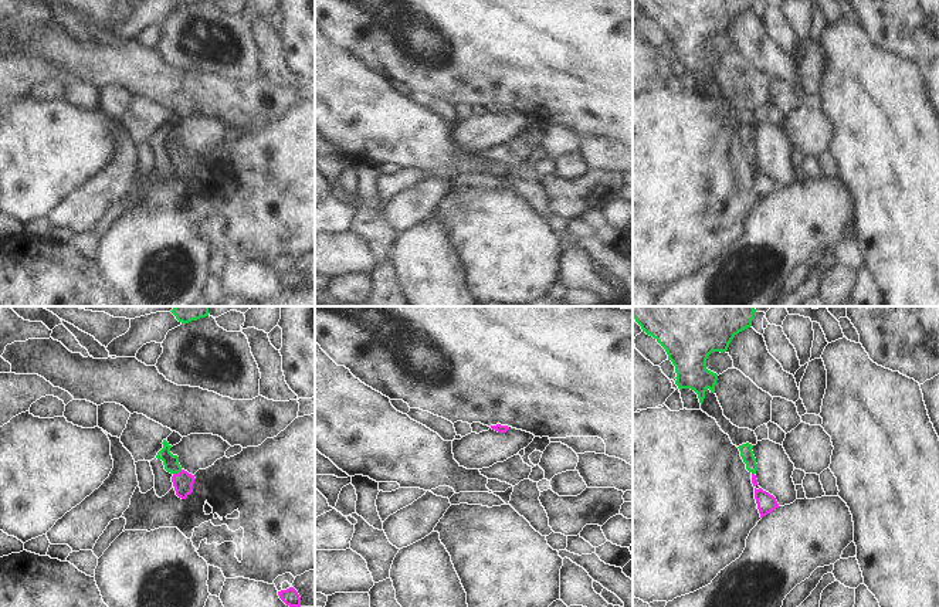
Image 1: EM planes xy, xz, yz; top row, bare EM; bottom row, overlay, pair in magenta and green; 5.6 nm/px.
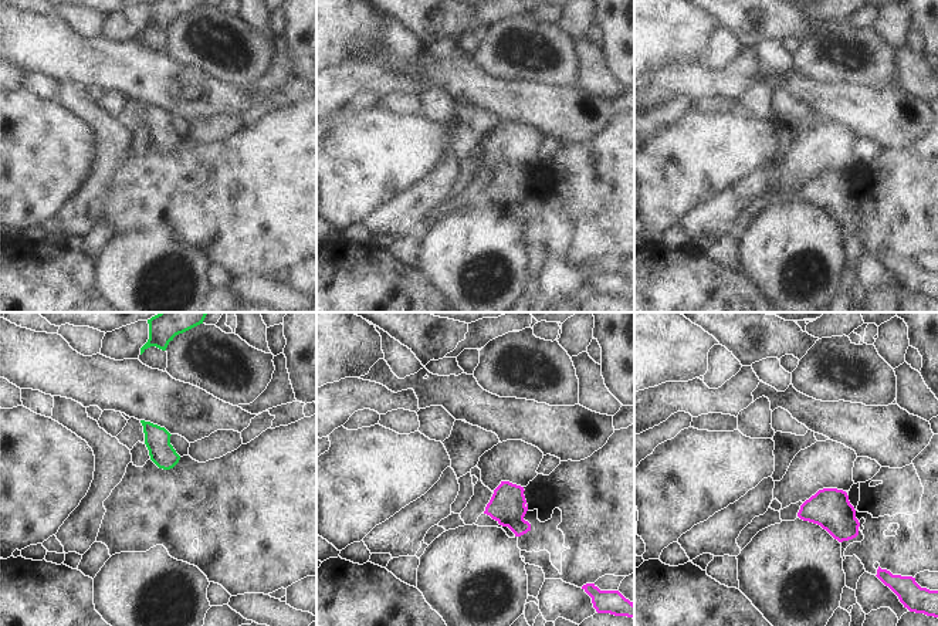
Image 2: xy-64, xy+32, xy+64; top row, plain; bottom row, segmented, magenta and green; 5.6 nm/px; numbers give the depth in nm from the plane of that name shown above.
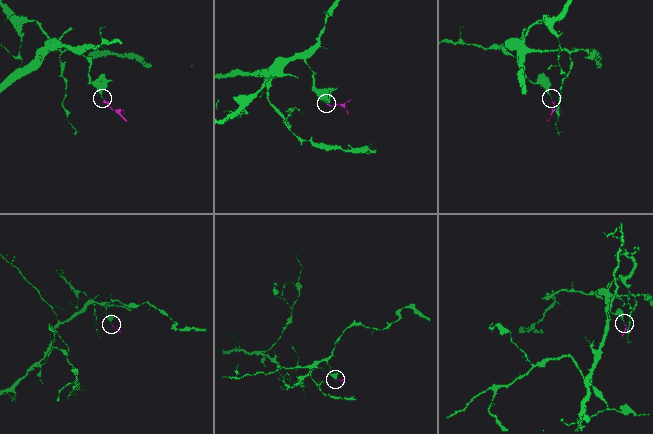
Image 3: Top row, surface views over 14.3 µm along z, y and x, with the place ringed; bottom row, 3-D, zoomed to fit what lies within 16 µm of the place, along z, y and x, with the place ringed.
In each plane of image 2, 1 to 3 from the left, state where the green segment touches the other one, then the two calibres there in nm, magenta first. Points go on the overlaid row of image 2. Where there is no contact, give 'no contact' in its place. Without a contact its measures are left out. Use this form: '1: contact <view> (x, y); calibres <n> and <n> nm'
1: no contact
2: no contact
3: no contact

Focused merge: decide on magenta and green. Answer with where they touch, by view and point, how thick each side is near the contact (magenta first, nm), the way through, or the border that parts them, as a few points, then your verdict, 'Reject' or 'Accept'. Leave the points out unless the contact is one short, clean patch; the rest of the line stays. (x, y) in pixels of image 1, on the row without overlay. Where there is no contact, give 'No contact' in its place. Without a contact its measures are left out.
Touches magenta at xy (179, 155). Thickness 120 nm (magenta) against 90 nm. Path across: xy (183, 163), (179, 155), (170, 143). Accept

